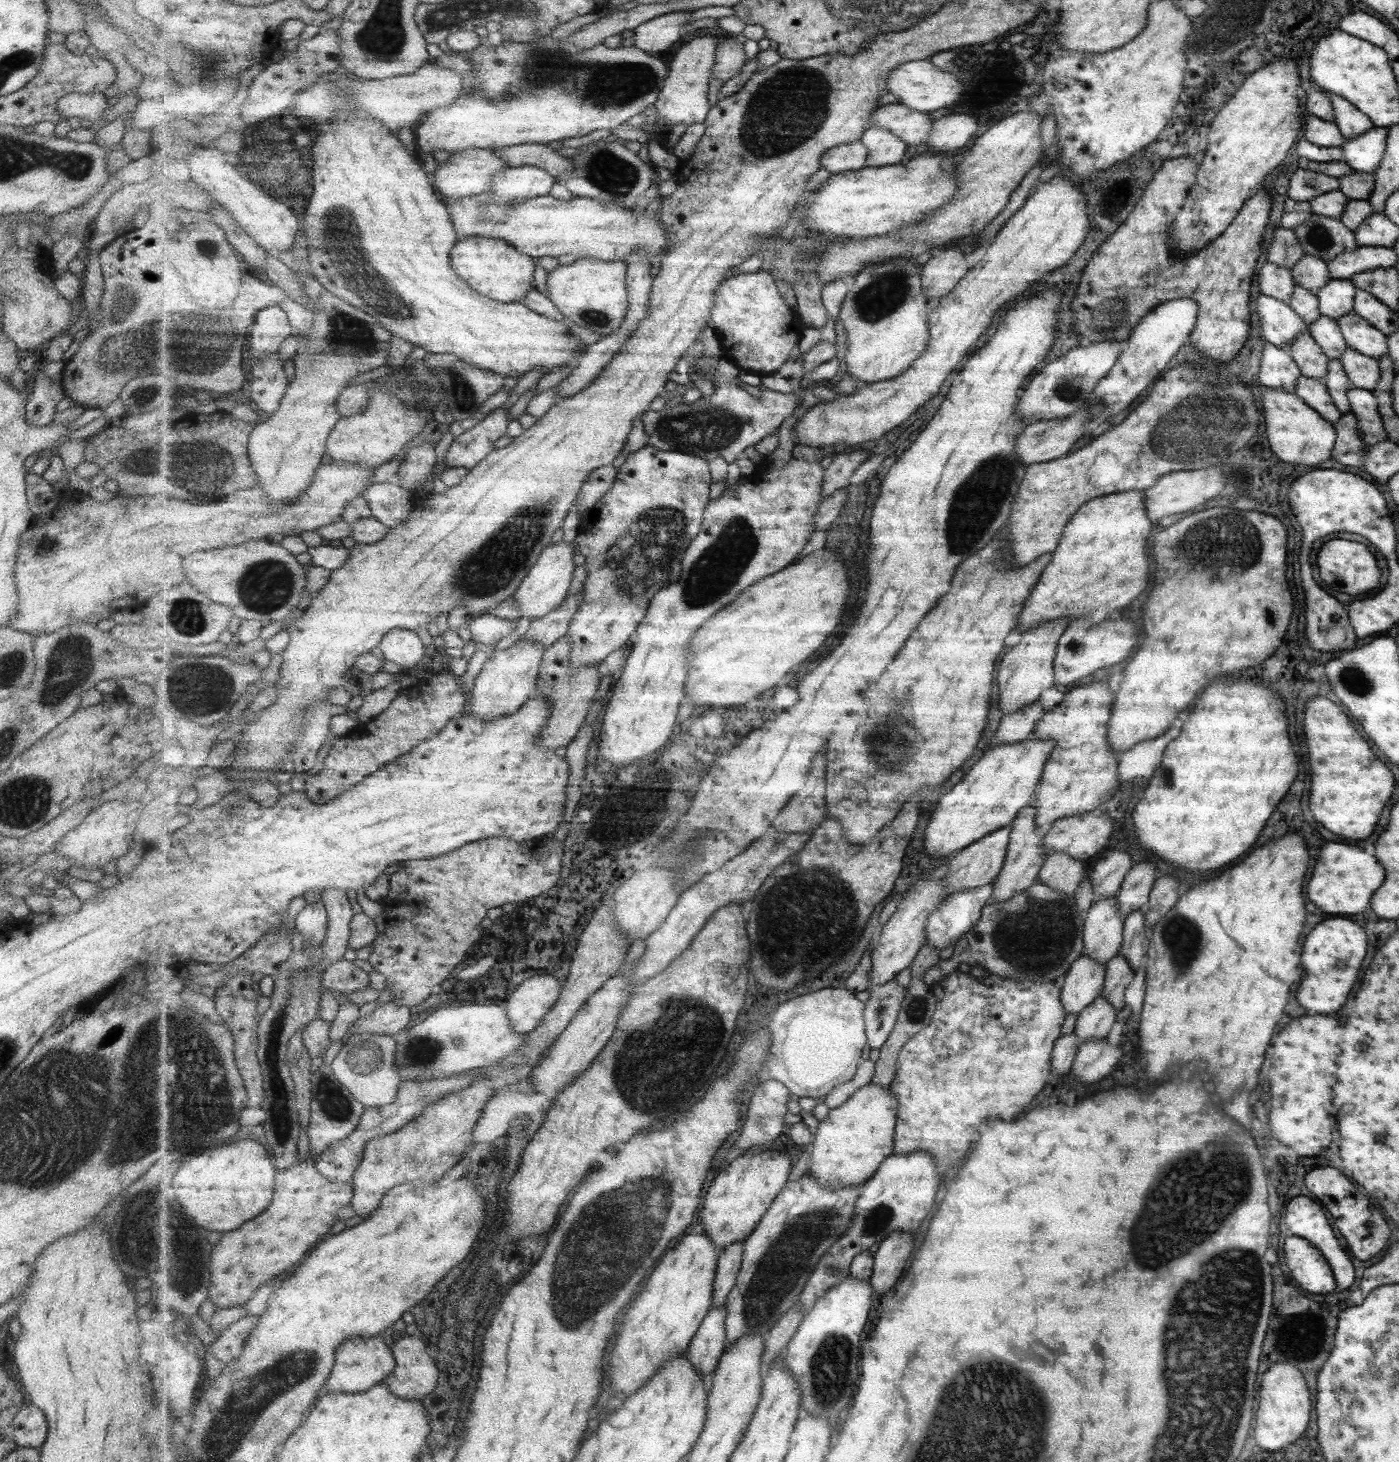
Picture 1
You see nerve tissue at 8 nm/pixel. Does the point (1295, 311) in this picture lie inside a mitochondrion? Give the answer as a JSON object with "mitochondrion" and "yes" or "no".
{"mitochondrion":"no"}

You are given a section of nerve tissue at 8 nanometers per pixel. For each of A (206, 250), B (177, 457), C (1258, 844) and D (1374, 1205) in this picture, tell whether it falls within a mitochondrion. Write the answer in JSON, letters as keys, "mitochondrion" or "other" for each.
{"A":"mitochondrion","B":"mitochondrion","C":"other","D":"other"}

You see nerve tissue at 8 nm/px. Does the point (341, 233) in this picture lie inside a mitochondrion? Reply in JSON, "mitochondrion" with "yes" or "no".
{"mitochondrion":"yes"}

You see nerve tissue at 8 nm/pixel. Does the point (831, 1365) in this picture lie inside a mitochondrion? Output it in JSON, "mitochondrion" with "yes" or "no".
{"mitochondrion":"yes"}

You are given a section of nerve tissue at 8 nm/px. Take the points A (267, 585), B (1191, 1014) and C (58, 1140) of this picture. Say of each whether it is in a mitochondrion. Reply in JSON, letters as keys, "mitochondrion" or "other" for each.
{"A":"mitochondrion","B":"other","C":"mitochondrion"}

